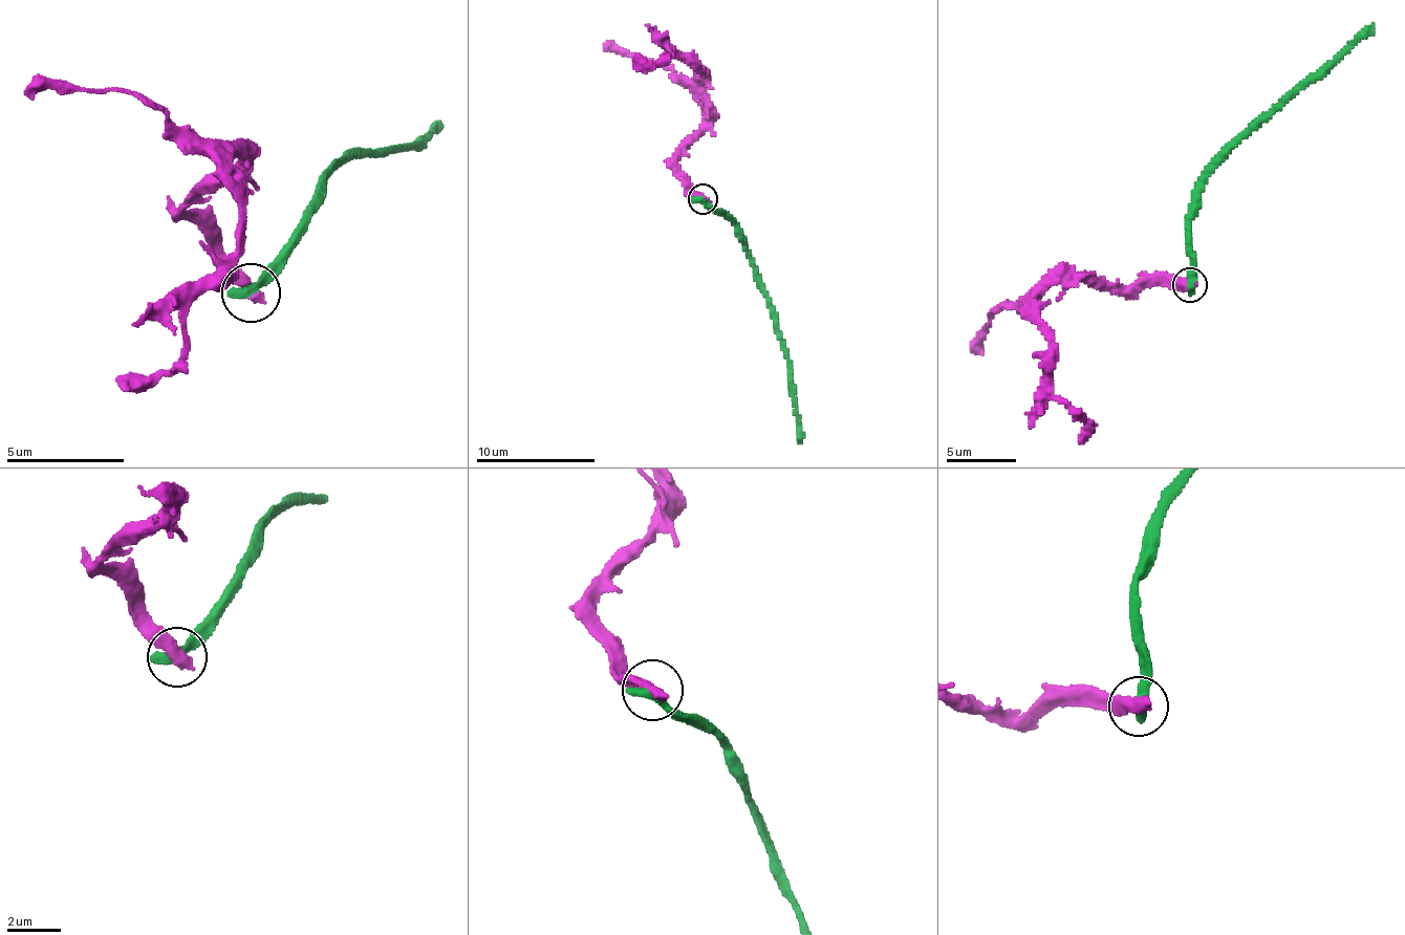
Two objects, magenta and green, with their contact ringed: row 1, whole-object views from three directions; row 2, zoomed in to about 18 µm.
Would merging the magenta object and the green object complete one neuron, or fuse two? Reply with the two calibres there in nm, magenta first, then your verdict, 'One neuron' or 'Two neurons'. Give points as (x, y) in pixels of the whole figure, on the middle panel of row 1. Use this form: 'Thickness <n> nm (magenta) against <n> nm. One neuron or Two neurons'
Thickness 480 nm (magenta) against 440 nm. Two neurons

